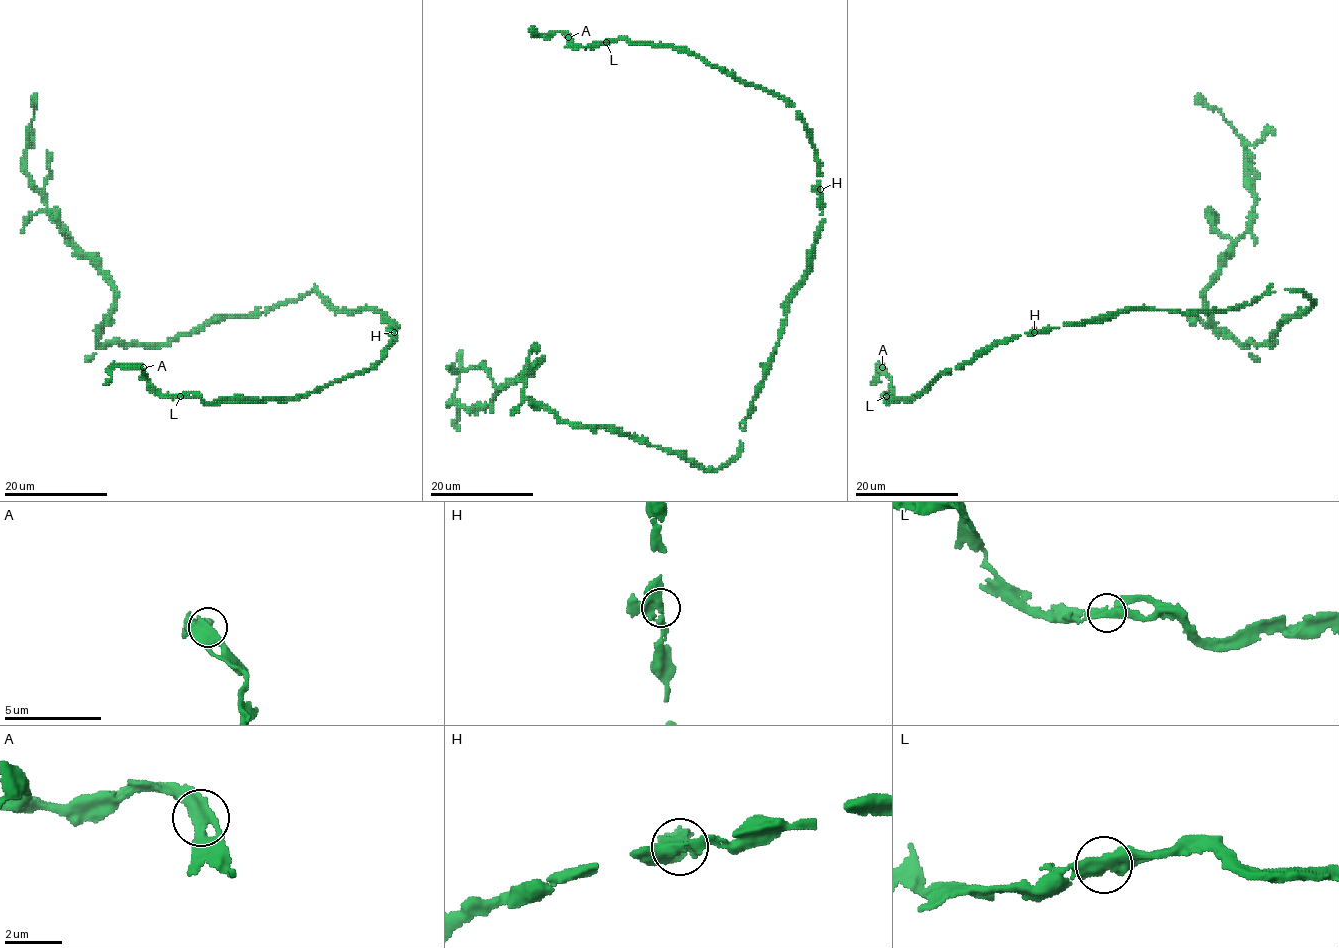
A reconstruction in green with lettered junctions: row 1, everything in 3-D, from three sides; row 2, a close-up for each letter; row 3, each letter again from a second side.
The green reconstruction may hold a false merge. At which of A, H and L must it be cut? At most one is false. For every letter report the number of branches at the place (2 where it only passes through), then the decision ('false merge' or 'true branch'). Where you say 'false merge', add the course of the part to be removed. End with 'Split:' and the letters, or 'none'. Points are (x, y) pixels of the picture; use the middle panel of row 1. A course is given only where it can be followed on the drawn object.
A: 3 | true branch
H: 3 | true branch
L: 4 | true branch
Split: none

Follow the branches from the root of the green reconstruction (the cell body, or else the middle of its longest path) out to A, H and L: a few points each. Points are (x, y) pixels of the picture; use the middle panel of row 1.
A: (755, 394), (822, 220), (811, 132), (793, 105), (684, 49), (625, 40), (573, 46), (568, 37)
H: (755, 394), (765, 377), (765, 364), (779, 341), (787, 297), (809, 268), (822, 220), (820, 189)
L: (755, 394), (822, 220), (811, 132), (793, 105), (684, 49), (605, 42)

